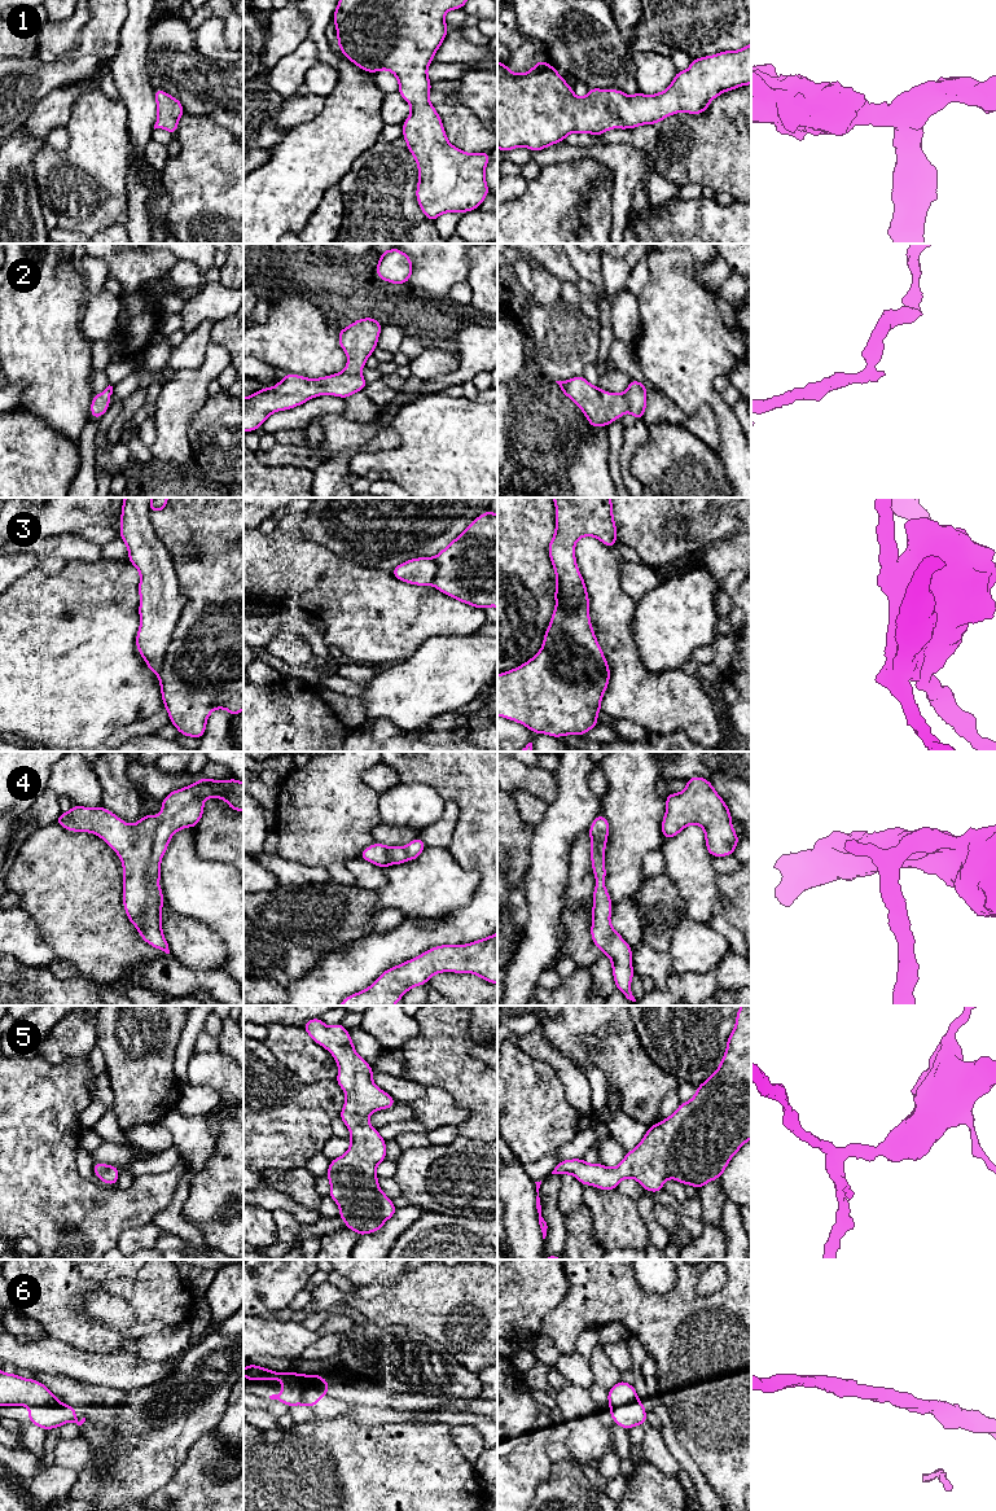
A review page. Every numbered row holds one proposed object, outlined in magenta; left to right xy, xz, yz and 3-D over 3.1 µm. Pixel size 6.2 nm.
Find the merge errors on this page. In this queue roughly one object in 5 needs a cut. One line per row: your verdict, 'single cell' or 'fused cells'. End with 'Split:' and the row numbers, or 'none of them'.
1: single cell
2: single cell
3: single cell
4: single cell
5: single cell
6: single cell
Split: none of them

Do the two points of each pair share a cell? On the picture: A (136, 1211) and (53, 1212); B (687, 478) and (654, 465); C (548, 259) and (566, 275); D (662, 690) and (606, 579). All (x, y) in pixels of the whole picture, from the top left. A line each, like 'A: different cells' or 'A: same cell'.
A: same cell
B: same cell
C: same cell
D: same cell

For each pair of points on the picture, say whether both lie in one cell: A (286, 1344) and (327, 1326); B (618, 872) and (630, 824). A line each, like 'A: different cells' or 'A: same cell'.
A: same cell
B: same cell

